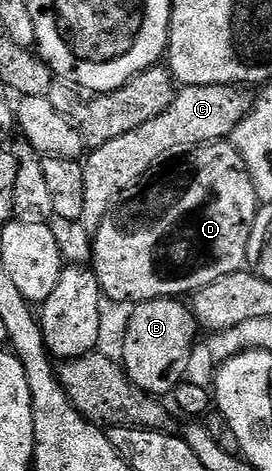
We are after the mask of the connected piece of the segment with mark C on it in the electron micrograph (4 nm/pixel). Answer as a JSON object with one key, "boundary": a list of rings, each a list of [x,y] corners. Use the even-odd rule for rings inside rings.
{"boundary":[[[186,85],[178,88],[177,94],[173,96],[171,107],[167,107],[167,111],[143,123],[141,127],[136,127],[135,130],[128,131],[125,135],[94,148],[83,161],[83,215],[80,222],[88,230],[96,231],[113,206],[166,160],[165,153],[173,153],[176,149],[192,151],[198,145],[210,145],[213,141],[232,138],[239,123],[243,123],[243,119],[247,119],[247,115],[253,110],[255,97],[253,93],[252,95],[249,93],[252,92],[240,85]]]}

